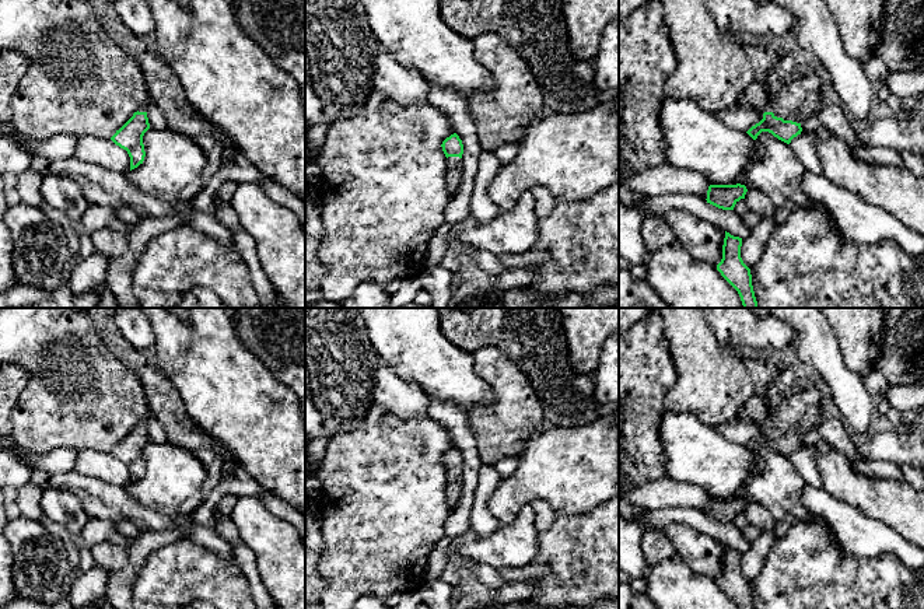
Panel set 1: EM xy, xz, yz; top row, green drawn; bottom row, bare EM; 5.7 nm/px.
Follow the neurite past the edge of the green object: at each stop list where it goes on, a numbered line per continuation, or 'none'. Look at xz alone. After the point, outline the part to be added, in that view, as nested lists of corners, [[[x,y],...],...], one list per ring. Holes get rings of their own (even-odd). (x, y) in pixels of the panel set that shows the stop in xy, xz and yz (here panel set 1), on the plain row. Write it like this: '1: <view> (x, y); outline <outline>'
1: xz (454, 478); outline [[[448,470],[445,483],[445,496],[452,510],[458,505],[461,490],[462,490],[462,472]]]

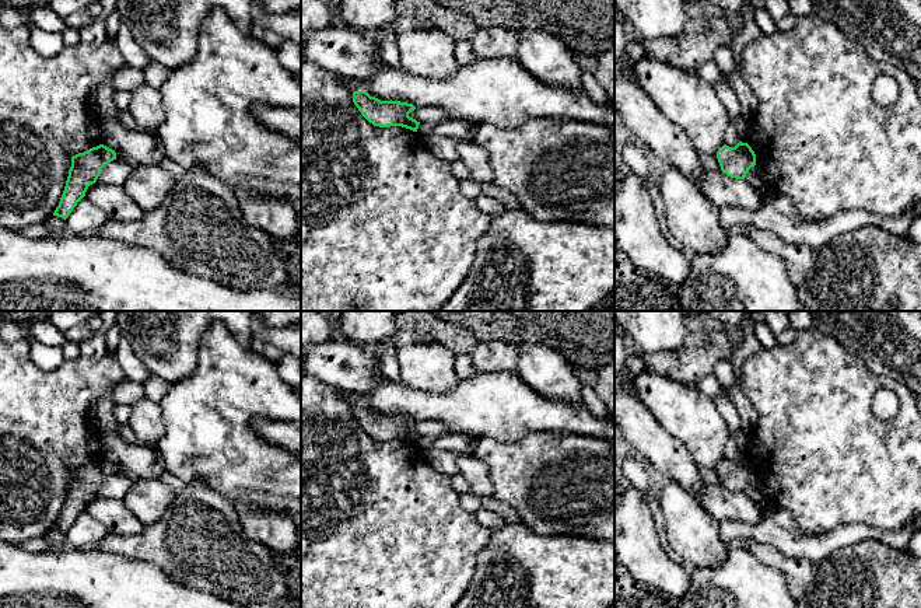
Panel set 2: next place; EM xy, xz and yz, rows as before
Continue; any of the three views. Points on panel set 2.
none

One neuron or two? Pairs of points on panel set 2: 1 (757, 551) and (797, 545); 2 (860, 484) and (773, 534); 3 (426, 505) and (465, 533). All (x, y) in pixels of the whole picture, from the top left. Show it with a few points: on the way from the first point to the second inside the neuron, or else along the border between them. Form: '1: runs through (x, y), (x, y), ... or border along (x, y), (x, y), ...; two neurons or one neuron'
1: border along (745, 541), (766, 542), (790, 556), (806, 559); two neurons
2: border along (770, 502), (783, 507), (808, 533), (826, 533); two neurons
3: runs through (436, 514), (455, 533); one neuron

